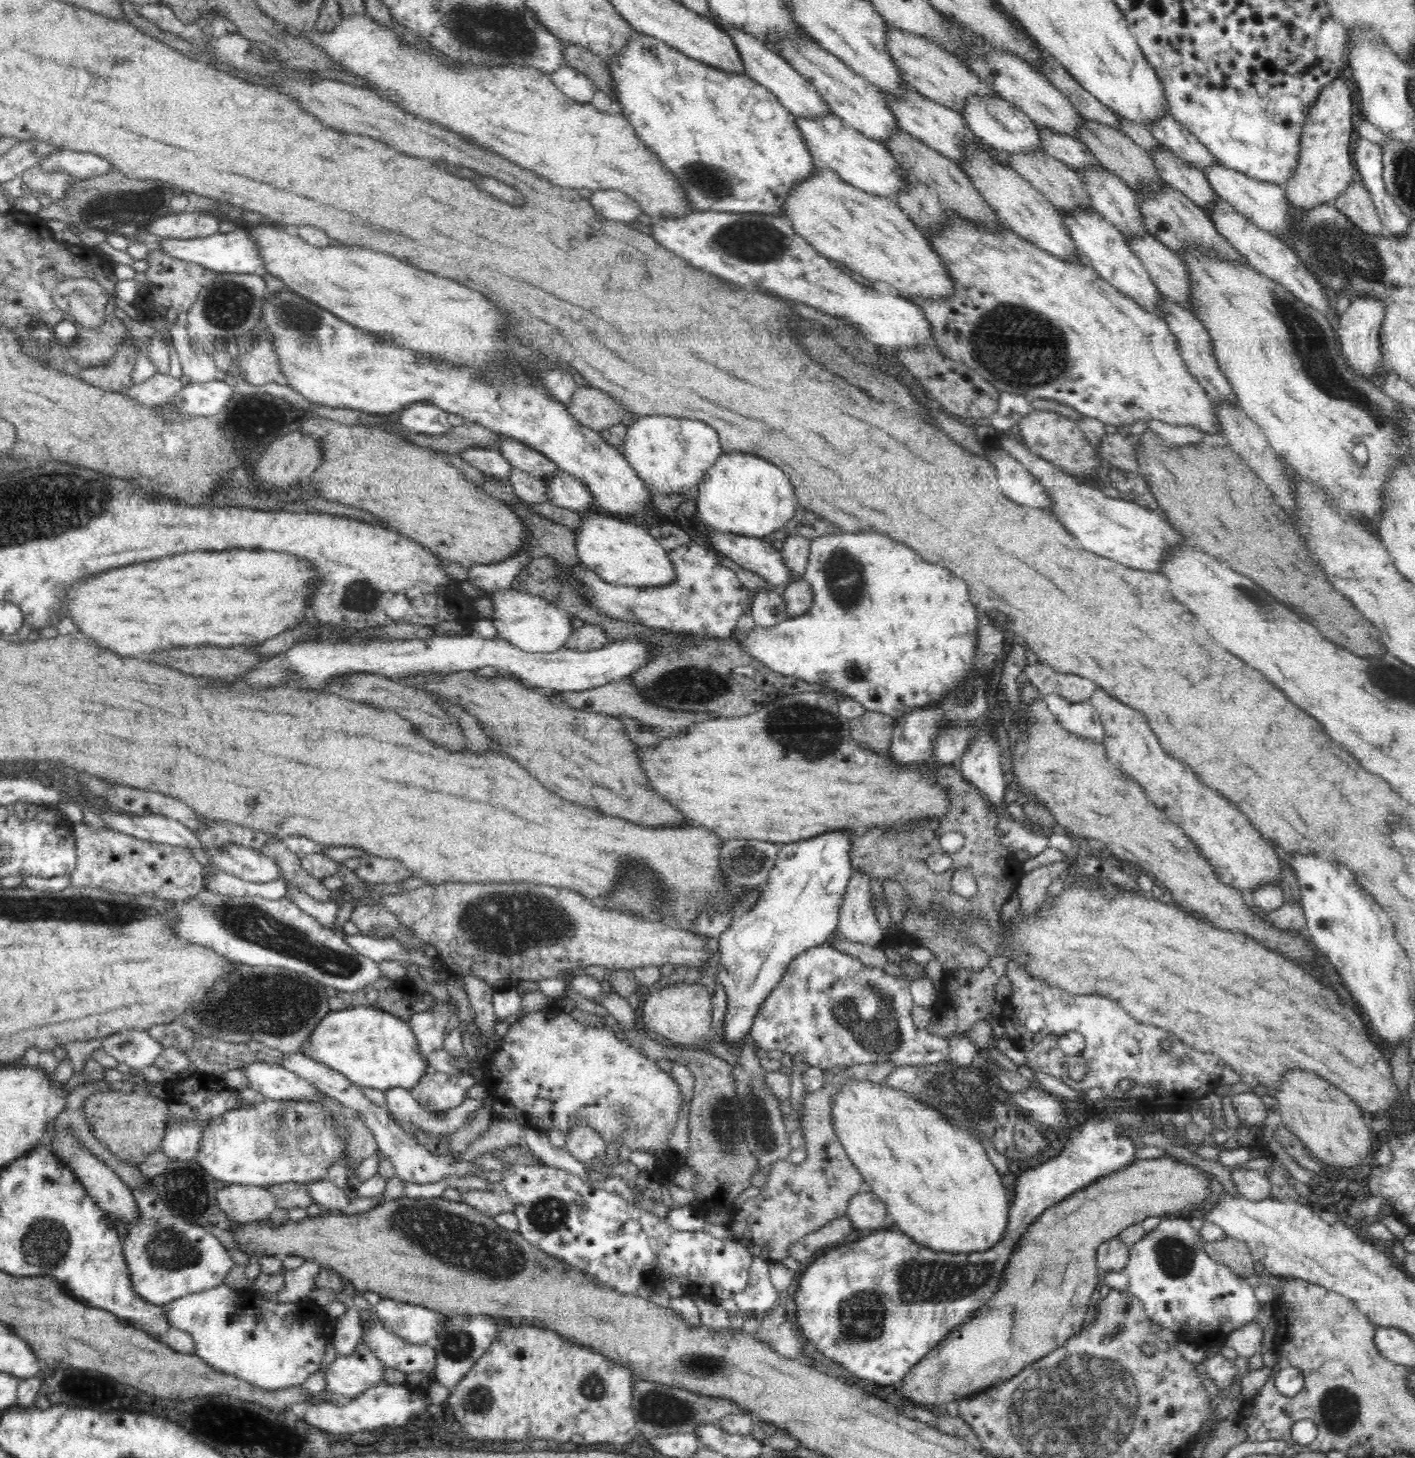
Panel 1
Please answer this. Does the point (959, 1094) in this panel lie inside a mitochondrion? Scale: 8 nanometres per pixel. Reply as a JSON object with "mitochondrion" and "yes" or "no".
{"mitochondrion":"yes"}

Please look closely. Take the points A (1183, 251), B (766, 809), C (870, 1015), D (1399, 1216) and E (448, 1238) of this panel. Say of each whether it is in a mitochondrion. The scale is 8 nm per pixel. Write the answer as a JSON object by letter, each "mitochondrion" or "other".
{"A":"other","B":"other","C":"mitochondrion","D":"other","E":"mitochondrion"}

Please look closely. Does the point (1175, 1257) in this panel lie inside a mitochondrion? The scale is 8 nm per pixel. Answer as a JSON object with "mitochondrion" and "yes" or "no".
{"mitochondrion":"yes"}

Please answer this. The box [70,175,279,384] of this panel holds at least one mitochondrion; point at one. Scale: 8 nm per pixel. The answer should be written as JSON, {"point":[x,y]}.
{"point":[134,204]}

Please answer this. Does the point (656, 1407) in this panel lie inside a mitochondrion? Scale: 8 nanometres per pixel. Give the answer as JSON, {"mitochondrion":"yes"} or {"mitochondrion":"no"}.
{"mitochondrion":"yes"}

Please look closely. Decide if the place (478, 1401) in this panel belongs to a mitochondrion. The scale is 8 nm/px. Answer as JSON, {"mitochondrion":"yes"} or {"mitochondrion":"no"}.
{"mitochondrion":"yes"}

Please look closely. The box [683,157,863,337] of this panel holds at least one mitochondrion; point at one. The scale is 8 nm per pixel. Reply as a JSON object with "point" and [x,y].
{"point":[753,241]}

